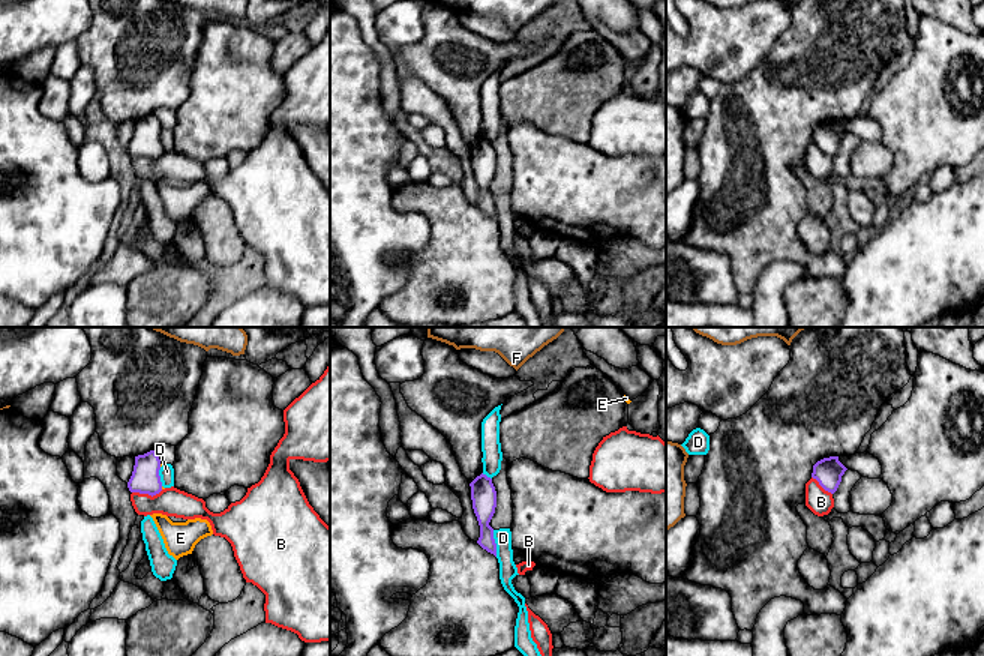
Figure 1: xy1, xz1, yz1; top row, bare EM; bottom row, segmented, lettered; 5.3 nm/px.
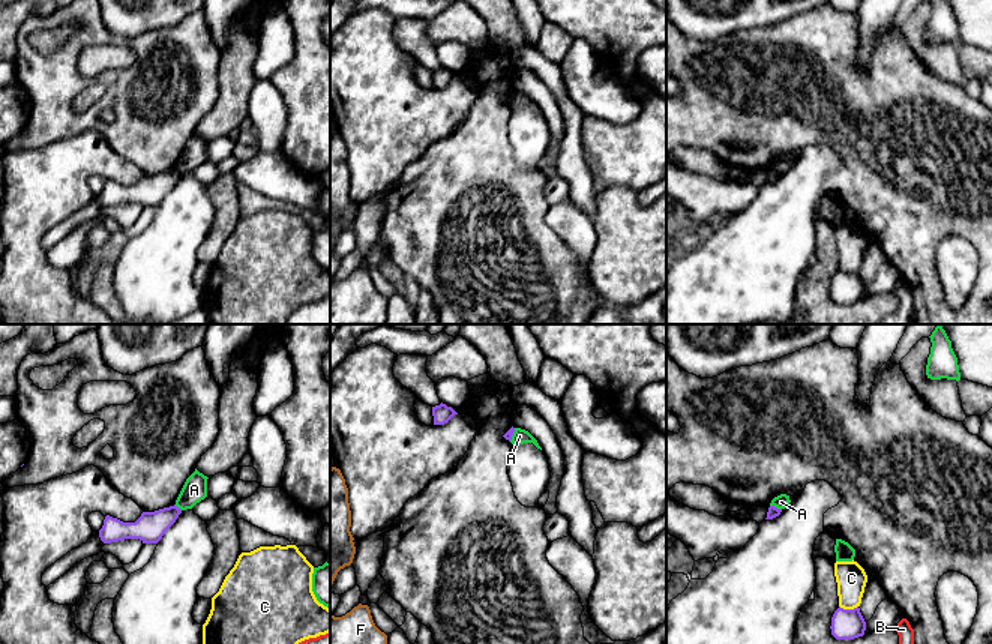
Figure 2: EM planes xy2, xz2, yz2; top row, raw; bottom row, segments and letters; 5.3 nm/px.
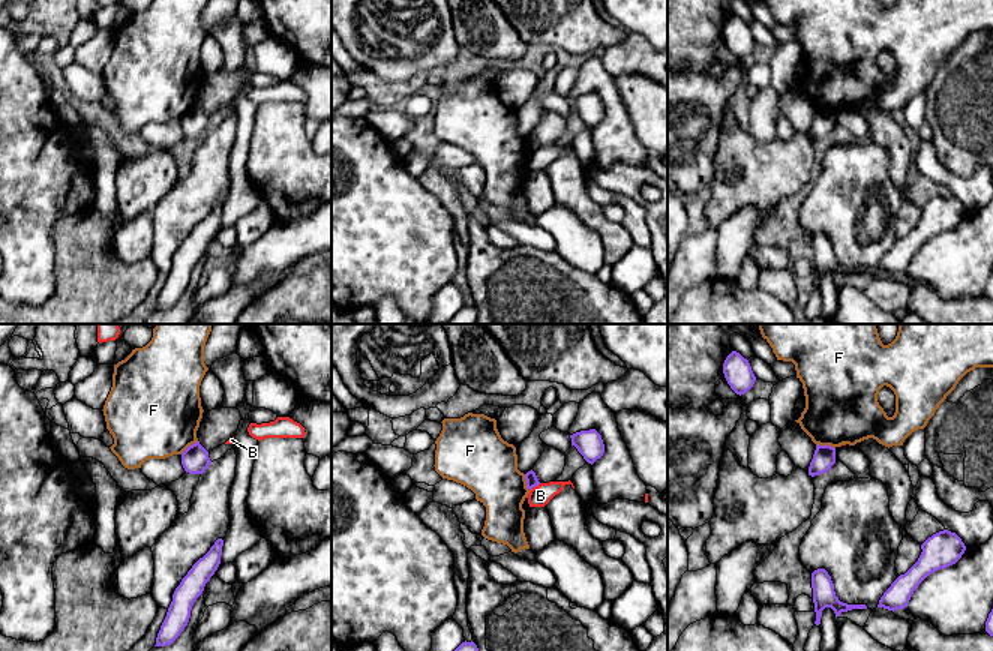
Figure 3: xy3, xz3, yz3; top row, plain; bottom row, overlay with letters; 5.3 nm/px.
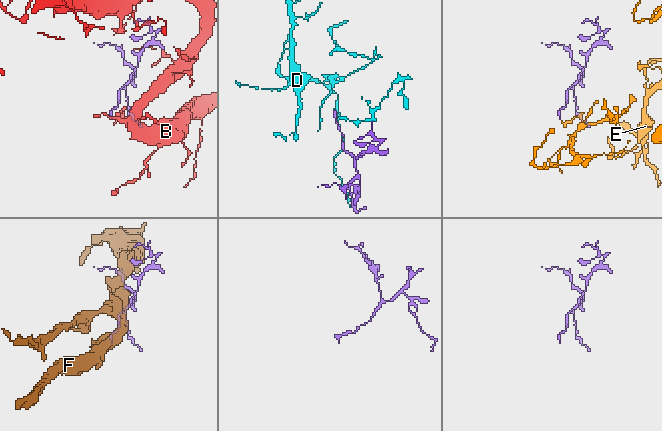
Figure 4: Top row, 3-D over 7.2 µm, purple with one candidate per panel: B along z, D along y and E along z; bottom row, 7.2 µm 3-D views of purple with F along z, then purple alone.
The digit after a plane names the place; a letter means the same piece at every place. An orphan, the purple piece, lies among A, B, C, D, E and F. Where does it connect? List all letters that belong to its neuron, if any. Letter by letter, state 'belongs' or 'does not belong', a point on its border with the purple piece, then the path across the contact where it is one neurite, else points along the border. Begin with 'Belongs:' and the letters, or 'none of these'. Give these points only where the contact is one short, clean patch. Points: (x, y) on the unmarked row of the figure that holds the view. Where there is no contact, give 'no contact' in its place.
Belongs: E
A: does not belong; contact yz2 (776, 171); border yz2 (770, 168), (781, 173)
B: does not belong; contact xy1 (147, 156)
C: does not belong; contact yz2 (848, 273)
D: does not belong; contact xz1 (495, 207)
E: belongs; no contact
F: does not belong; contact yz3 (825, 110); border yz3 (816, 108), (830, 108), (834, 113)

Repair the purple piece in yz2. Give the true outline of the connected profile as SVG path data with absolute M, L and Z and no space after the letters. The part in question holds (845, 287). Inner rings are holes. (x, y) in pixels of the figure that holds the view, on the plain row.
M839 270L831 281L830 293L836 303L854 303L864 299L866 285L858 270L854 273Z

